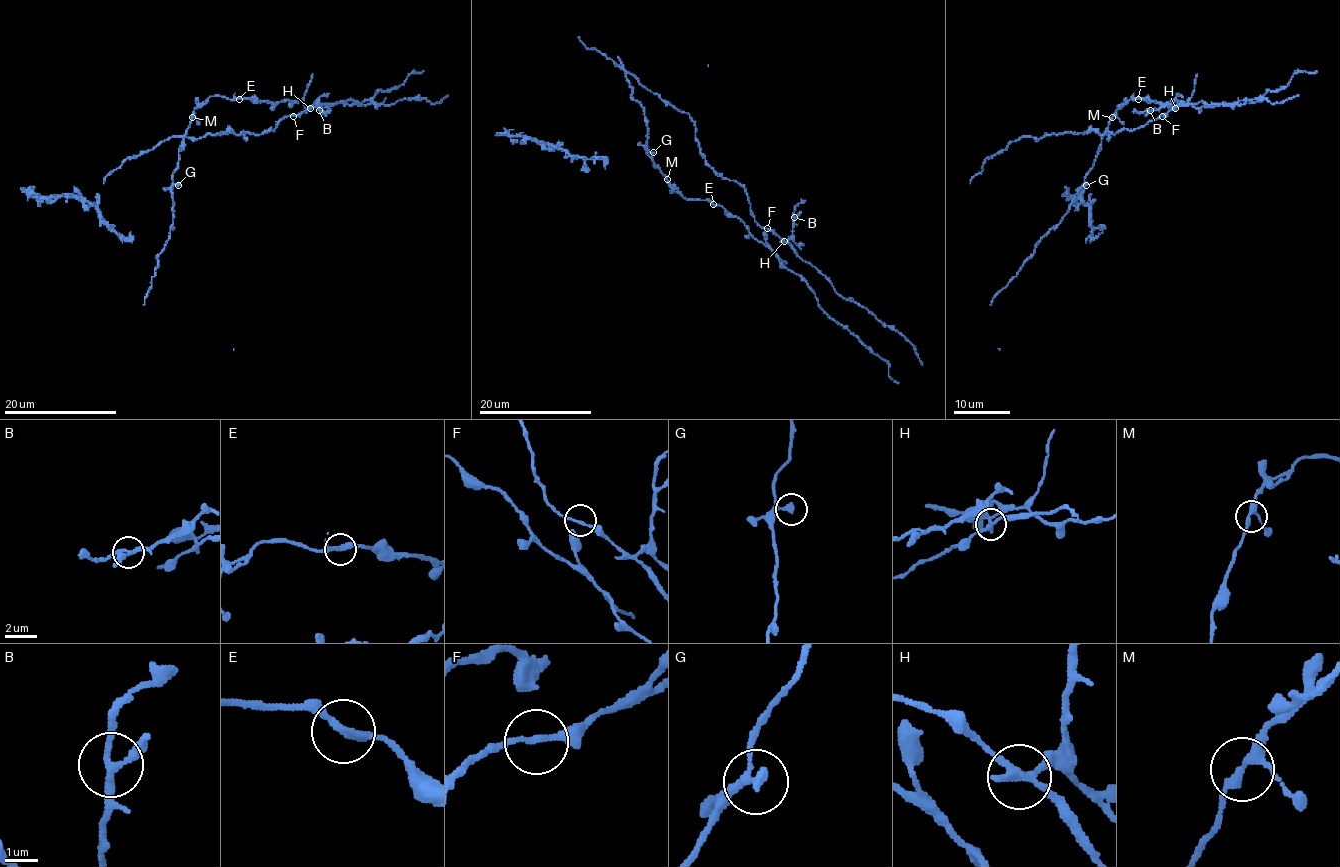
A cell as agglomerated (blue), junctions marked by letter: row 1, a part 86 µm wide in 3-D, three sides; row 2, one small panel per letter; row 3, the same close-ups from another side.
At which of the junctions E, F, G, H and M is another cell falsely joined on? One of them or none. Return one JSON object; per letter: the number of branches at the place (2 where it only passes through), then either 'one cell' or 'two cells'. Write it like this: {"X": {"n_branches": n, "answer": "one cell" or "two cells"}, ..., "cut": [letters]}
{"E": {"n_branches": 3, "answer": "one cell"}, "F": {"n_branches": 2, "answer": "one cell"}, "G": {"n_branches": 2, "answer": "one cell"}, "H": {"n_branches": 3, "answer": "two cells"}, "M": {"n_branches": 3, "answer": "one cell"}, "cut": ["H"]}

